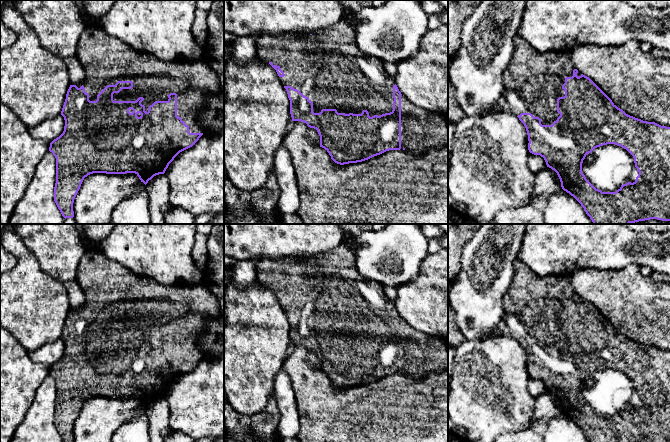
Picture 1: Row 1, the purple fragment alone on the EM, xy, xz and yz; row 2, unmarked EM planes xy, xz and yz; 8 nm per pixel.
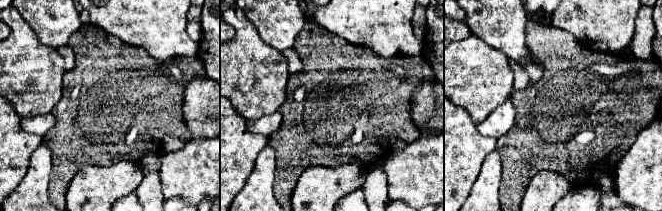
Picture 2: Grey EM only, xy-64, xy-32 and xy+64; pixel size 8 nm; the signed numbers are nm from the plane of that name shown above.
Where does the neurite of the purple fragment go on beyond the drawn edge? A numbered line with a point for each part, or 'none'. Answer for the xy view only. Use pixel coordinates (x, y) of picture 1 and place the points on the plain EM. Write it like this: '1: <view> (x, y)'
1: xy (106, 284)

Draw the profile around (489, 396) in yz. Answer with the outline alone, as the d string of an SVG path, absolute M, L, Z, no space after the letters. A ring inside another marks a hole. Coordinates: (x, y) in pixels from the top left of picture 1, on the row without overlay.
M496 336L487 340L465 339L455 347L452 375L449 378L448 416L456 427L466 430L468 442L494 442L500 435L523 431L533 423L536 401L528 388L528 359L524 348L516 339Z

